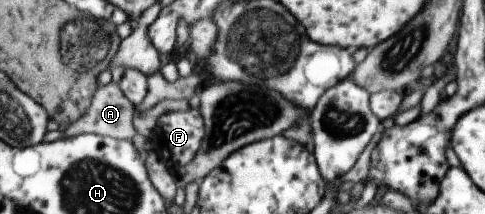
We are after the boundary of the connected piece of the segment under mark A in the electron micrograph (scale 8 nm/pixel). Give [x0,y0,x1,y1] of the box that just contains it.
[63,81,135,139]

